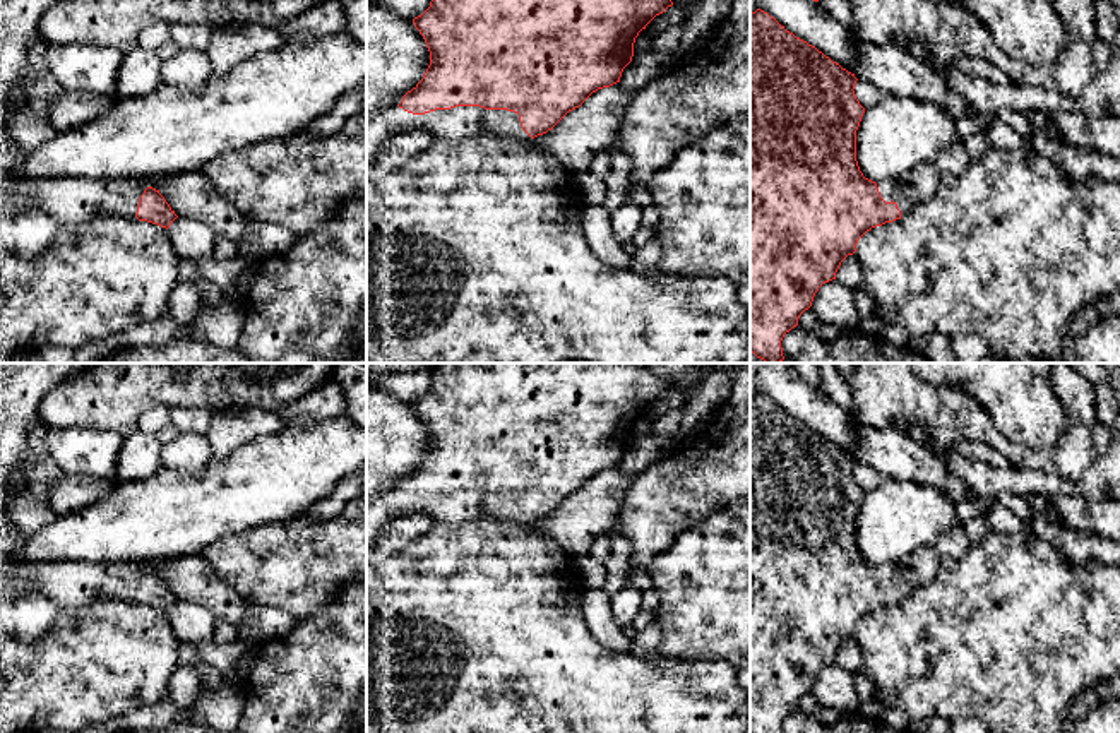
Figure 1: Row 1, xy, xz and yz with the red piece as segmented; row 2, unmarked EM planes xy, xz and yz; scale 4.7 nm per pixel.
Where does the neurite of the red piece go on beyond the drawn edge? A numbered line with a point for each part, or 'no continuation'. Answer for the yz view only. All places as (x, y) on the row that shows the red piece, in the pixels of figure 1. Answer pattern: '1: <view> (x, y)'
1: yz (889, 190)

